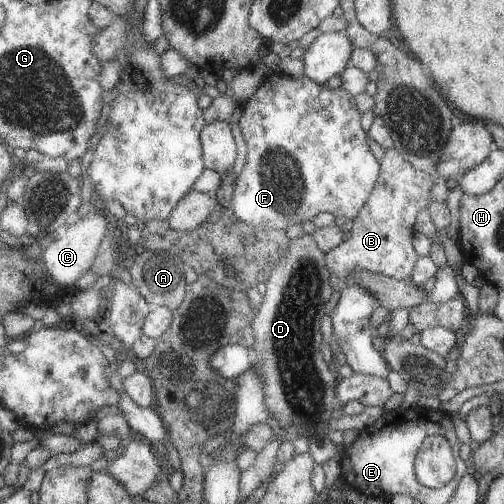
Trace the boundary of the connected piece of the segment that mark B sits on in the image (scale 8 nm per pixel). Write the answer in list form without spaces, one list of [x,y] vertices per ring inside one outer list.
[[[392,146],[383,150],[383,156],[378,160],[378,175],[369,196],[357,211],[353,218],[347,220],[352,226],[347,229],[349,238],[341,241],[337,246],[324,253],[324,263],[328,272],[328,281],[334,290],[340,290],[345,285],[345,276],[349,270],[366,270],[388,276],[389,278],[407,279],[413,270],[413,264],[418,256],[411,244],[412,224],[421,209],[427,209],[433,200],[429,194],[429,188],[436,179],[435,174],[426,173],[423,170],[413,168],[409,162],[405,162],[399,152]]]

